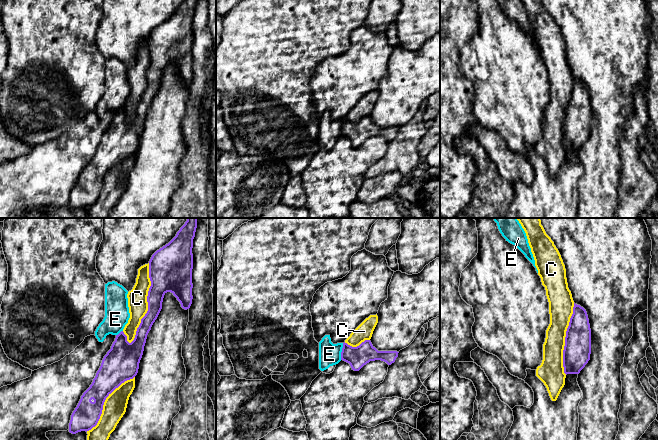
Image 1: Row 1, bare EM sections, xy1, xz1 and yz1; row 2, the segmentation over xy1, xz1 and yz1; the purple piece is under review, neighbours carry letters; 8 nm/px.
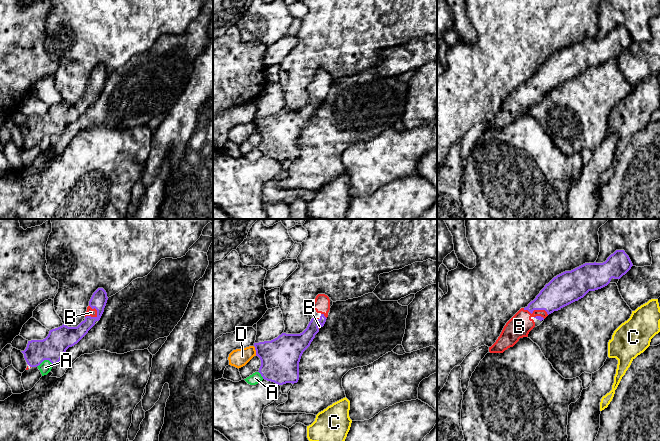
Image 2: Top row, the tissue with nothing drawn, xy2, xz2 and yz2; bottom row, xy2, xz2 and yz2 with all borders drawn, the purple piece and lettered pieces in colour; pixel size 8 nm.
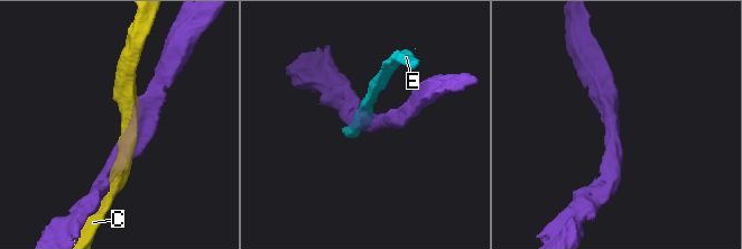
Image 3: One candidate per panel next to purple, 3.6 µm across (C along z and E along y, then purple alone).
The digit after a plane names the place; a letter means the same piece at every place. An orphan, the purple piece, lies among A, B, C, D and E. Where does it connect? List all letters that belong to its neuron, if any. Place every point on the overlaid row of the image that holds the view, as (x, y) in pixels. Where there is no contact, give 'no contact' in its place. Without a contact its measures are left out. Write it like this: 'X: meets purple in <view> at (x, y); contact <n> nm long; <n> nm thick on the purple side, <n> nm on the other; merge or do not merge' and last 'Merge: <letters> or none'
A: meets purple in xy2 at (44, 359); contact 140 nm long; 200 nm thick on the purple side, 100 nm on the other; do not merge
B: meets purple in yz2 at (536, 309); contact 220 nm long; 240 nm thick on the purple side, 190 nm on the other; merge
C: meets purple in xy1 at (148, 303); contact 650 nm long; 240 nm thick on the purple side, 160 nm on the other; do not merge
D: meets purple in xz2 at (256, 351); contact 80 nm long; 320 nm thick on the purple side, 150 nm on the other; do not merge
E: meets purple in xz1 at (342, 351); contact 140 nm long; 170 nm thick on the purple side, 180 nm on the other; do not merge
Merge: B

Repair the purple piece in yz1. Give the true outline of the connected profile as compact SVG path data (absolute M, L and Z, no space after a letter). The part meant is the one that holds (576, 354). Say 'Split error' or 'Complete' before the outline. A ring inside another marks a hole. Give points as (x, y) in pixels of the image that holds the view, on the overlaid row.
Complete. M574 303L563 350L564 373L579 374L590 360L591 329L586 310Z

